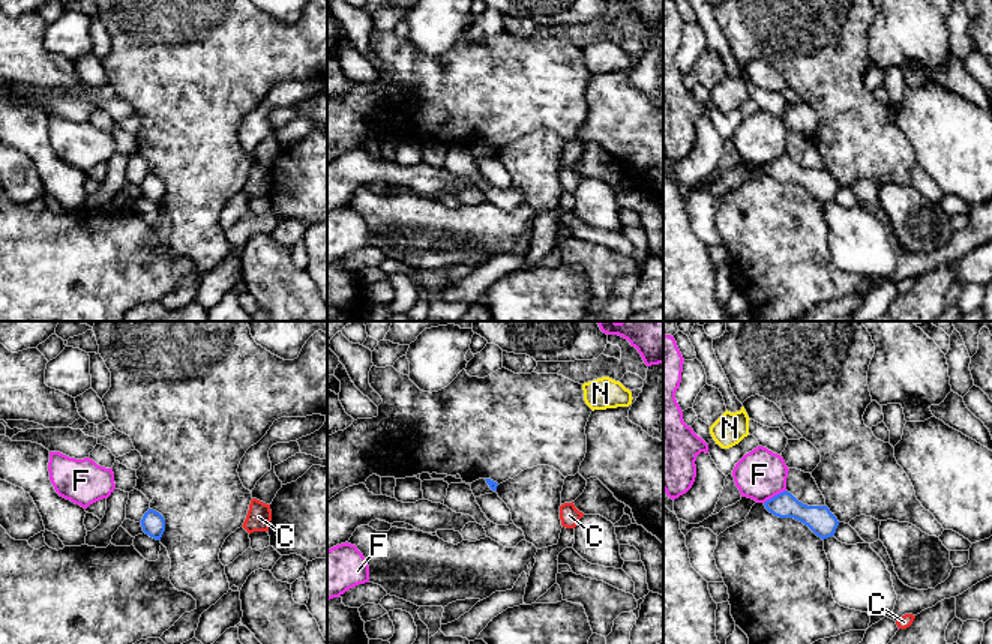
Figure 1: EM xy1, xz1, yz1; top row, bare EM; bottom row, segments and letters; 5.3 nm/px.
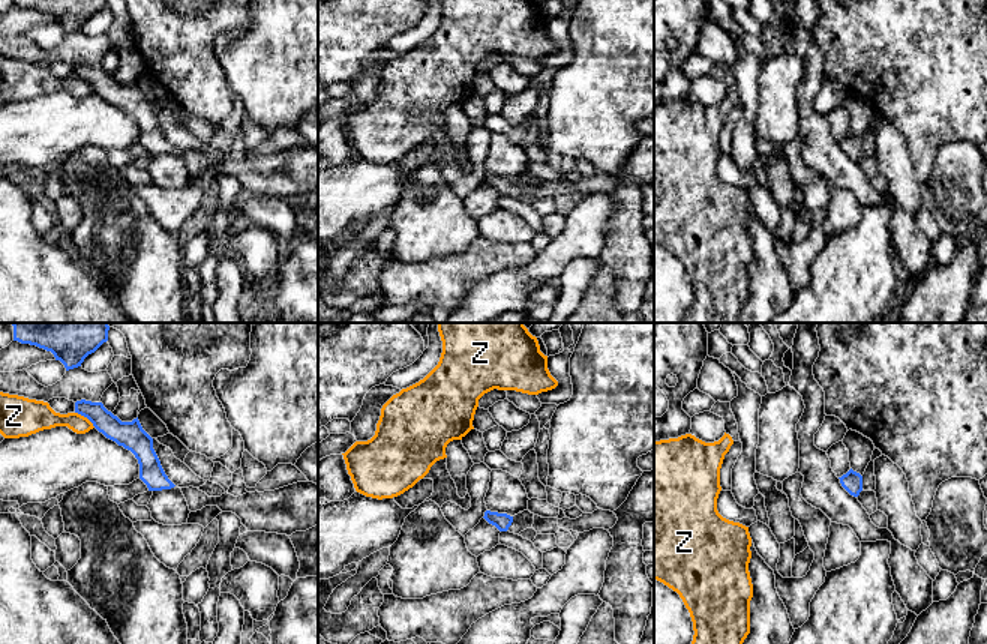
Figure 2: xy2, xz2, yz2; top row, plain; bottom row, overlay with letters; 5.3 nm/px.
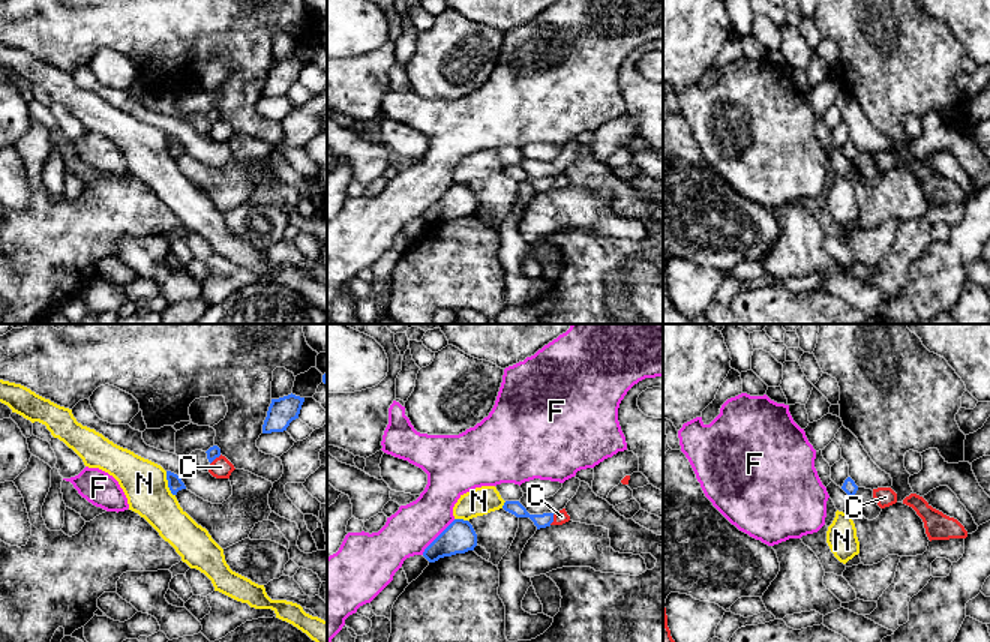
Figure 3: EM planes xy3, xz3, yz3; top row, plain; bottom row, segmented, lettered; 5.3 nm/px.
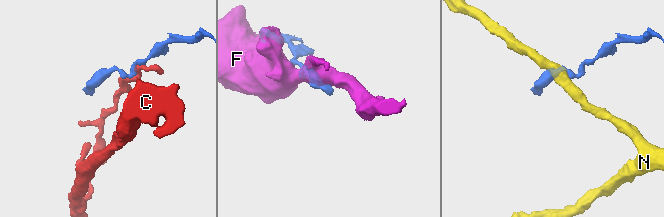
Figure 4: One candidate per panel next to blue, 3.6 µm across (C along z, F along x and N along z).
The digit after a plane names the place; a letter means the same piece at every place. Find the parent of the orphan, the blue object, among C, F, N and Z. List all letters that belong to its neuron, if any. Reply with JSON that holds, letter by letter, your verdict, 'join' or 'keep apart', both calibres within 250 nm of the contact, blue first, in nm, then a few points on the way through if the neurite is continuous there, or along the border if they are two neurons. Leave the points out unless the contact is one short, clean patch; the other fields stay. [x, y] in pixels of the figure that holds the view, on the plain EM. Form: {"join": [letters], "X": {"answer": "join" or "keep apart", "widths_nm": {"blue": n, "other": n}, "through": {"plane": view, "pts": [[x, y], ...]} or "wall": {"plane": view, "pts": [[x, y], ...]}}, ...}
{"join": [], "C": {"answer": "keep apart", "widths_nm": {"blue": 70, "other": 110}, "wall": {"plane": "xy3", "pts": [[221, 119], [210, 128]]}}, "F": {"answer": "keep apart", "widths_nm": {"blue": 170, "other": 260}}, "N": {"answer": "keep apart", "widths_nm": {"blue": 80, "other": 240}, "wall": {"plane": "xy3", "pts": [[165, 135], [168, 153], [174, 159]]}}, "Z": {"answer": "keep apart", "widths_nm": {"blue": 140, "other": 150}}}

